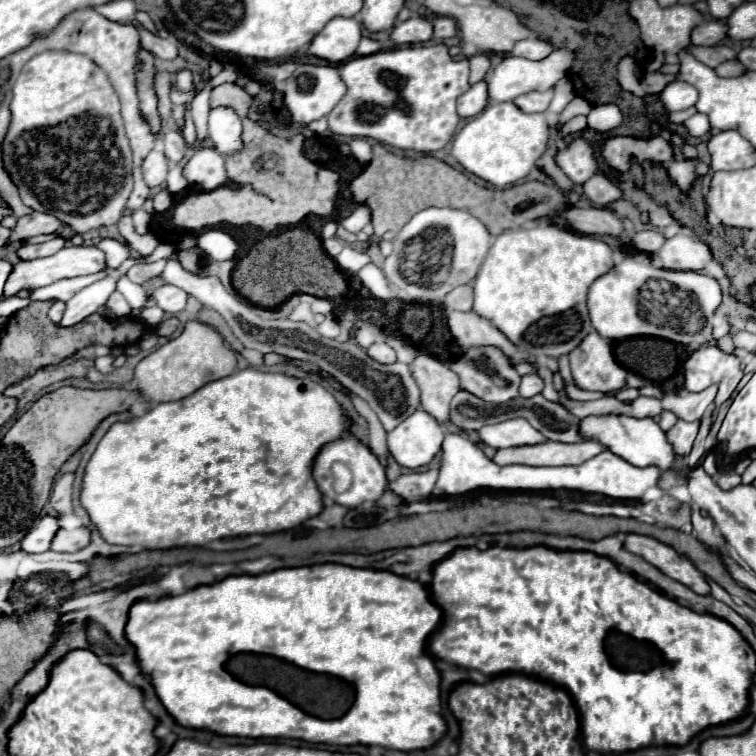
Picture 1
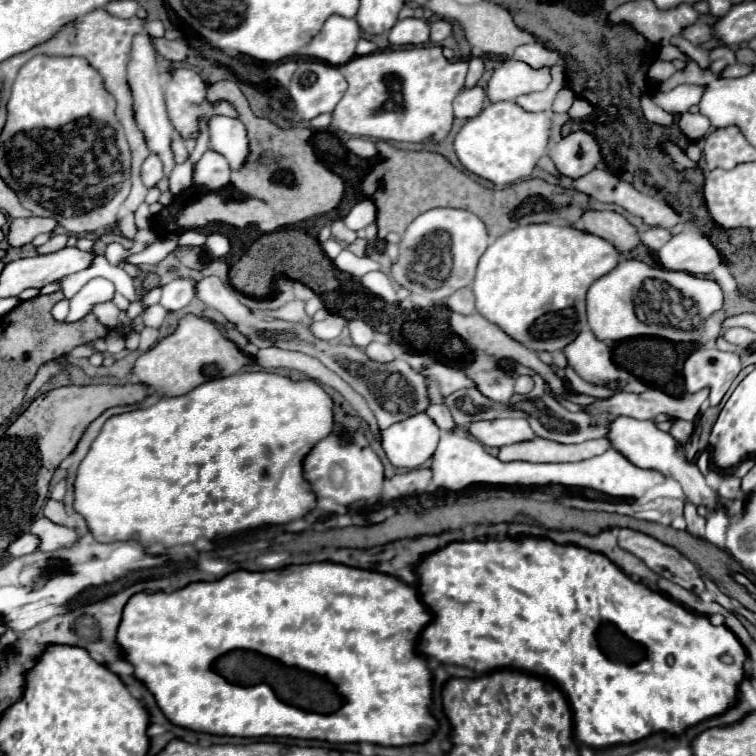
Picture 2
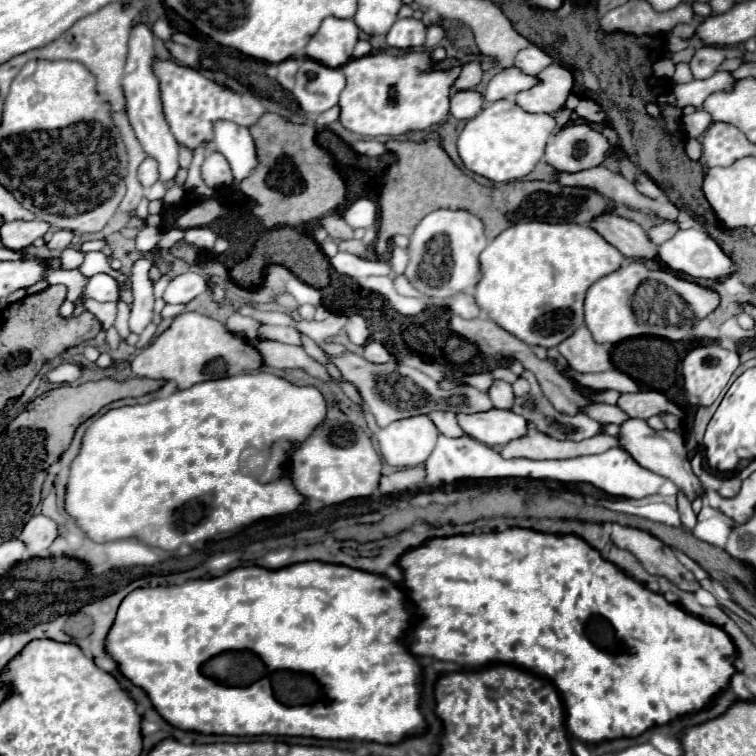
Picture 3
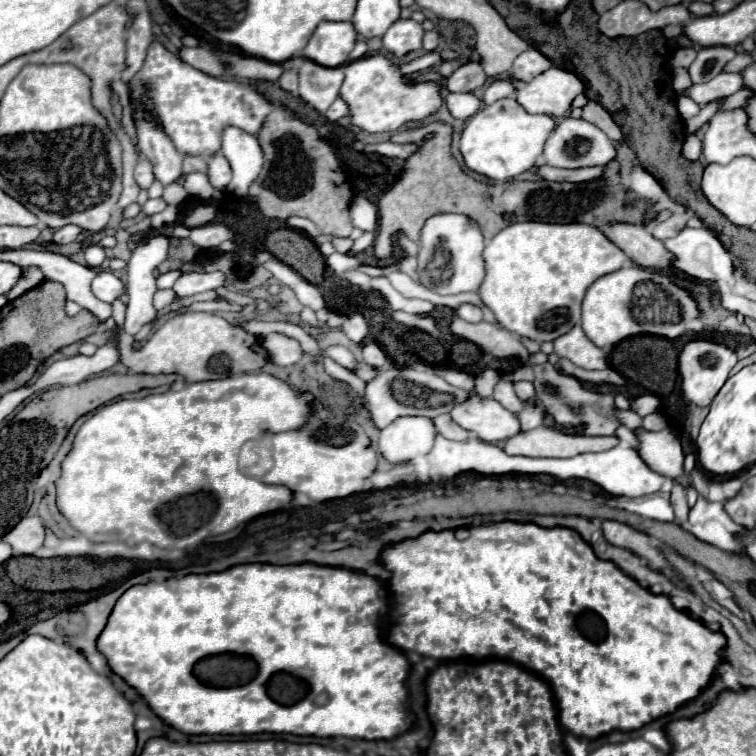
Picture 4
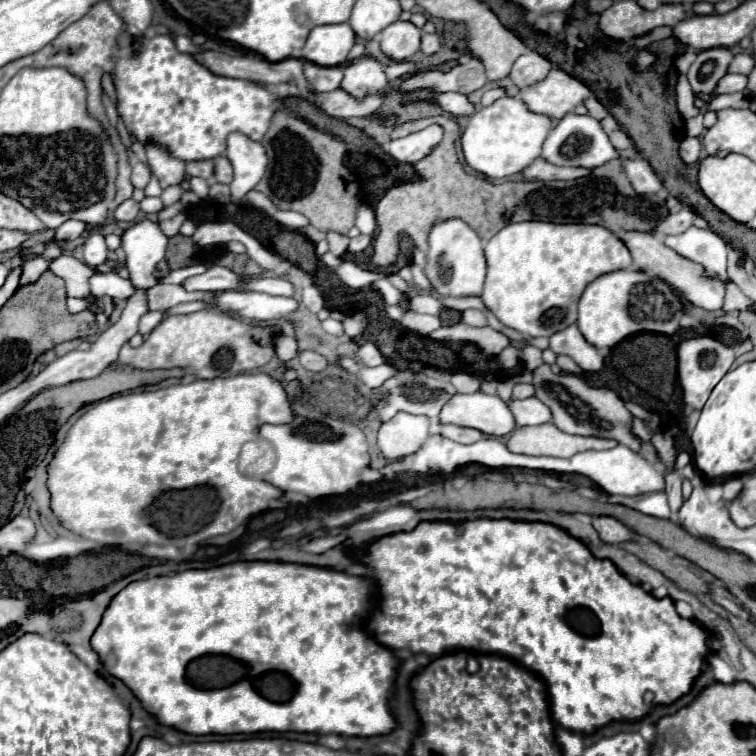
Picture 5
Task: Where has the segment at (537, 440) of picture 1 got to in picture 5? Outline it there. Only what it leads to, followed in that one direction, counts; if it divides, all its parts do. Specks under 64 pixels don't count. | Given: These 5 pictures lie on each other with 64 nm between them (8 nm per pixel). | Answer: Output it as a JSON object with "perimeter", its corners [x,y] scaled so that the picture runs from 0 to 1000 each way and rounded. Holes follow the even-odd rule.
{"perimeter":[[[640,519],[603,521],[582,545],[582,558],[635,569],[643,577],[669,577],[683,569],[677,545],[659,524]]]}

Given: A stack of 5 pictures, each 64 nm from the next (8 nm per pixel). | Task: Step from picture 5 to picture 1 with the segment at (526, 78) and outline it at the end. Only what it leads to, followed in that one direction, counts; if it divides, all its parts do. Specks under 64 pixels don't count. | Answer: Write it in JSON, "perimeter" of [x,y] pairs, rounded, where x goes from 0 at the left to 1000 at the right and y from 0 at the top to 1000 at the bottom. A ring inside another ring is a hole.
{"perimeter":[[[696,50],[696,53],[688,53],[683,56],[677,71],[680,74],[693,74],[698,79],[717,79],[720,74],[725,74],[725,69],[730,69],[733,61],[722,53],[714,53],[714,50]]]}

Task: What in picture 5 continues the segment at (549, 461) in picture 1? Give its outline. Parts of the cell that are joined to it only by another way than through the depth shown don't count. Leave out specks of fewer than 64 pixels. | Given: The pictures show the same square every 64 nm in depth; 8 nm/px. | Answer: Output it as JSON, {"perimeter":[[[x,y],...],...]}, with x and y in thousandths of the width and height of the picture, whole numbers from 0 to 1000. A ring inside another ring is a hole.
{"perimeter":[[[714,561],[698,566],[683,566],[672,582],[672,595],[683,601],[698,603],[738,603],[754,606],[765,598],[775,595],[804,595],[817,585],[804,579],[775,579],[775,577],[754,577],[738,569],[733,561]]]}

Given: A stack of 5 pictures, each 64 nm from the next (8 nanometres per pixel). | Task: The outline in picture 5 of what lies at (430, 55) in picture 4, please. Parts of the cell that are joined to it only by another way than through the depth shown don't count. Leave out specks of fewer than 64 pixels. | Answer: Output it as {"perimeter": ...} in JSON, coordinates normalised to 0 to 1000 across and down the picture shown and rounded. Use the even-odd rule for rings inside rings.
{"perimeter":[[[538,81],[521,82],[512,87],[511,101],[513,101],[515,107],[521,107],[525,103],[534,101],[534,98],[541,97],[545,83]]]}

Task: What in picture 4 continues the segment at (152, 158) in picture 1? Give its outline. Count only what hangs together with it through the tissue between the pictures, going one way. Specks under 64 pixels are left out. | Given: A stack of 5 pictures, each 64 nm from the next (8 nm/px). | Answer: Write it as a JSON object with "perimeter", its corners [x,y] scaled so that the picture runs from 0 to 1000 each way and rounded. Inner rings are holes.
{"perimeter":[[[185,212],[183,220],[180,220],[180,228],[177,228],[177,235],[180,235],[180,241],[183,241],[185,249],[196,251],[198,243],[206,238],[204,225],[201,225],[201,217],[196,212]]]}

